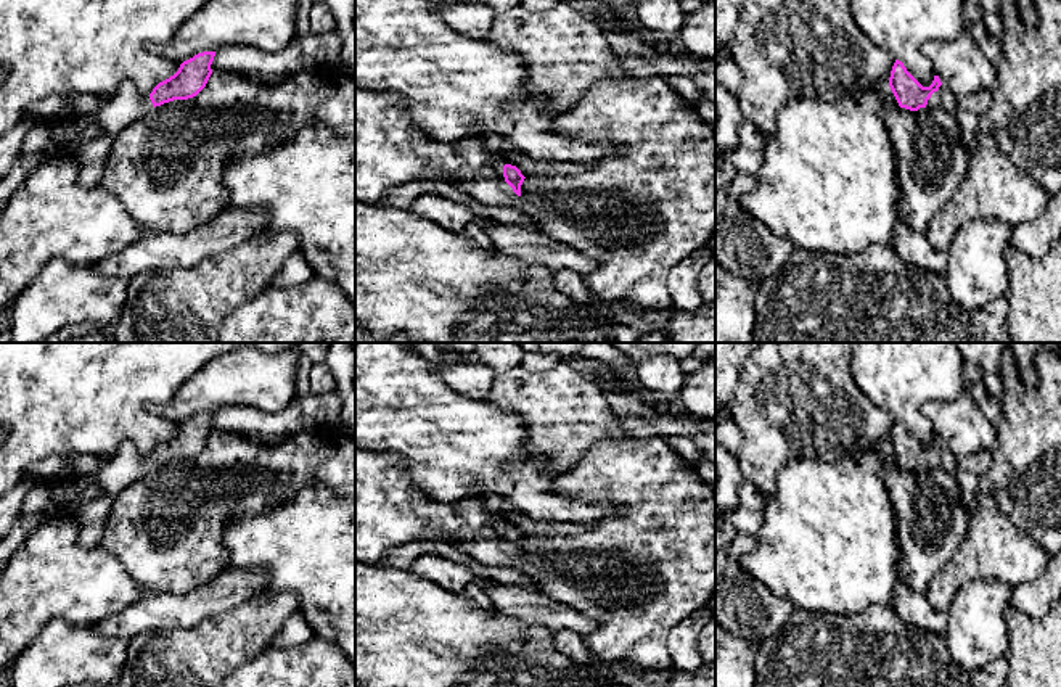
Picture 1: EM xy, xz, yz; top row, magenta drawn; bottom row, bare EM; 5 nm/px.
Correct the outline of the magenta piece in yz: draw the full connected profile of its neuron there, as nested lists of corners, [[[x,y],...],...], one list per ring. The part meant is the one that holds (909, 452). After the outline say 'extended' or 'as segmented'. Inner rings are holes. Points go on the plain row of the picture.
[[[895,420],[889,447],[900,468],[918,471],[920,468],[932,468],[937,465],[937,450],[942,446],[939,436],[929,447],[923,447],[903,426],[902,422]]]; extended

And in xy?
[[[203,412],[183,422],[178,431],[159,442],[145,457],[132,441],[124,441],[119,450],[104,460],[96,476],[77,476],[74,483],[61,483],[55,489],[58,500],[77,500],[88,484],[96,483],[106,494],[119,496],[132,483],[145,478],[156,467],[174,460],[196,457],[207,444],[215,412]]]; extended

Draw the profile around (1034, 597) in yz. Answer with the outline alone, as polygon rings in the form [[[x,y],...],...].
[[[1061,549],[1051,555],[1045,571],[1013,589],[1010,605],[1032,618],[1042,618],[1061,599]]]

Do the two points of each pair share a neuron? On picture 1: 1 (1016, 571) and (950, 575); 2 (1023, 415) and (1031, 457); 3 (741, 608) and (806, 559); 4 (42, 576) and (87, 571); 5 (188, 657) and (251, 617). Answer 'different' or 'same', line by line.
1: same
2: same
3: different
4: same
5: same

